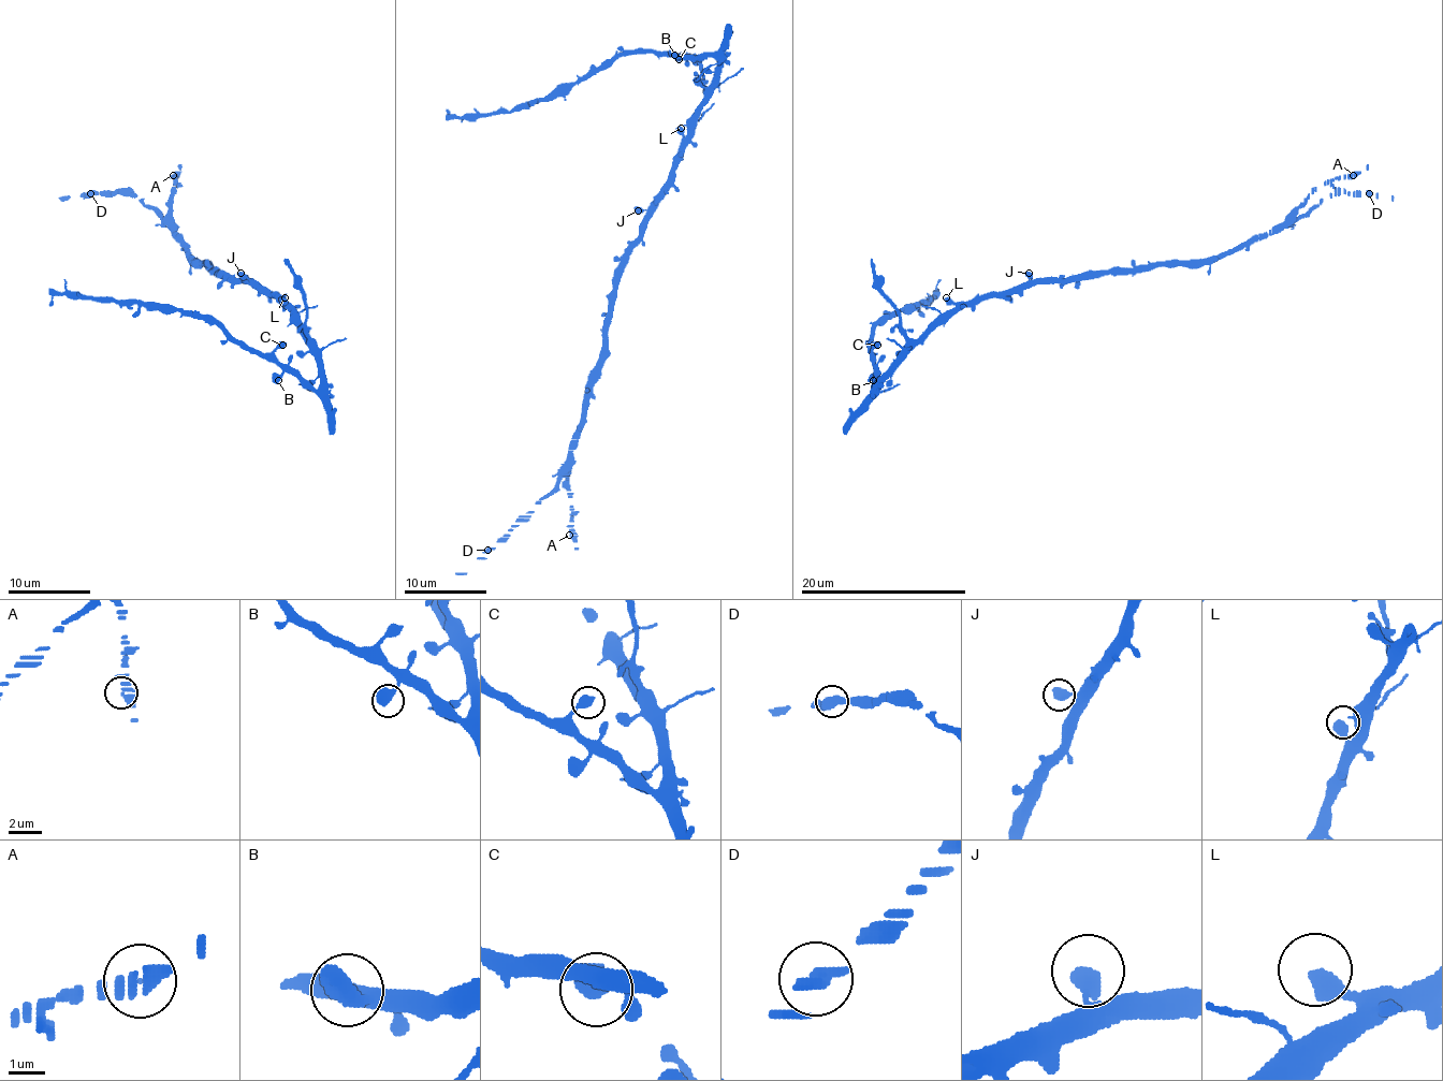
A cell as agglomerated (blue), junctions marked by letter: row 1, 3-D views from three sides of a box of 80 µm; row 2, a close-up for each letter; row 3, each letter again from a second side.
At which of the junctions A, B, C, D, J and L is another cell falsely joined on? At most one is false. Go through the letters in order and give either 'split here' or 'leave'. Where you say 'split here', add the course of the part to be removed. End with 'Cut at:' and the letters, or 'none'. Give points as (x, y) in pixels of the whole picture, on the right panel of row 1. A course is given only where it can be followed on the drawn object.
A: leave
B: leave
C: leave
D: leave
J: leave
L: leave
Cut at: none

